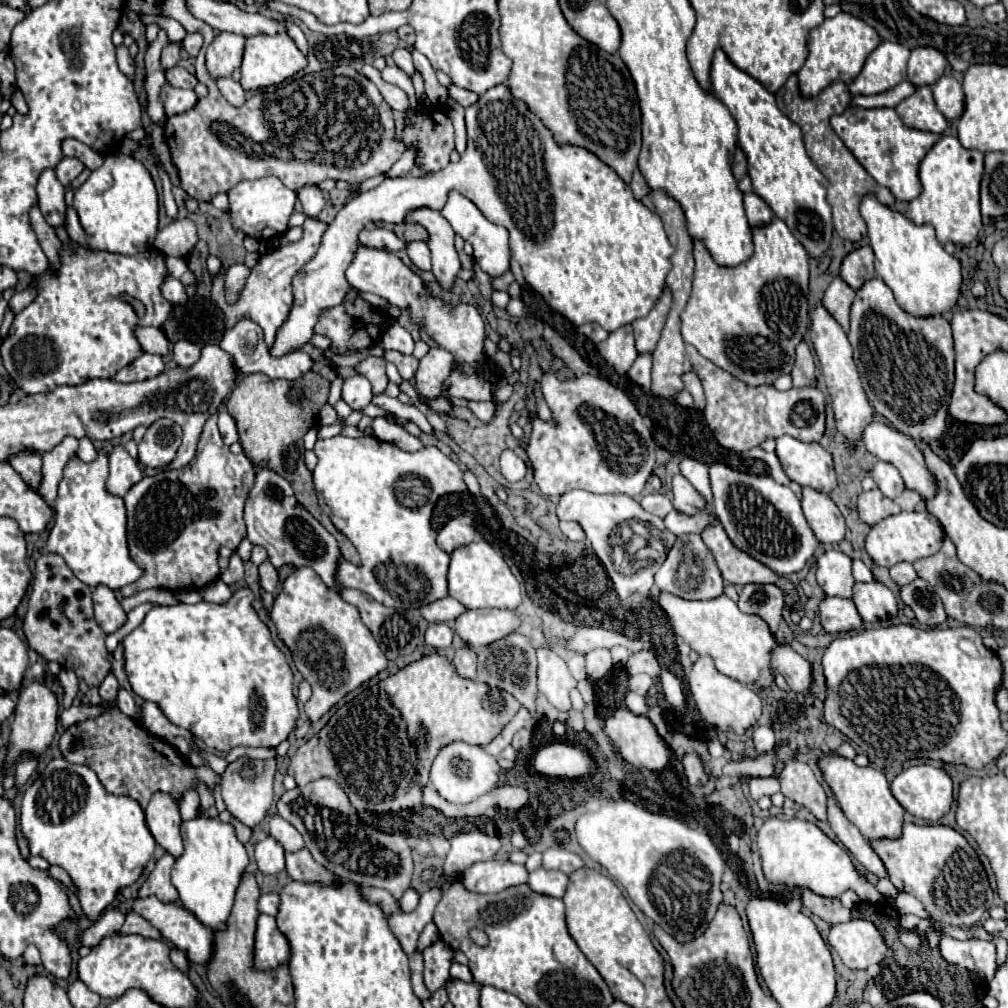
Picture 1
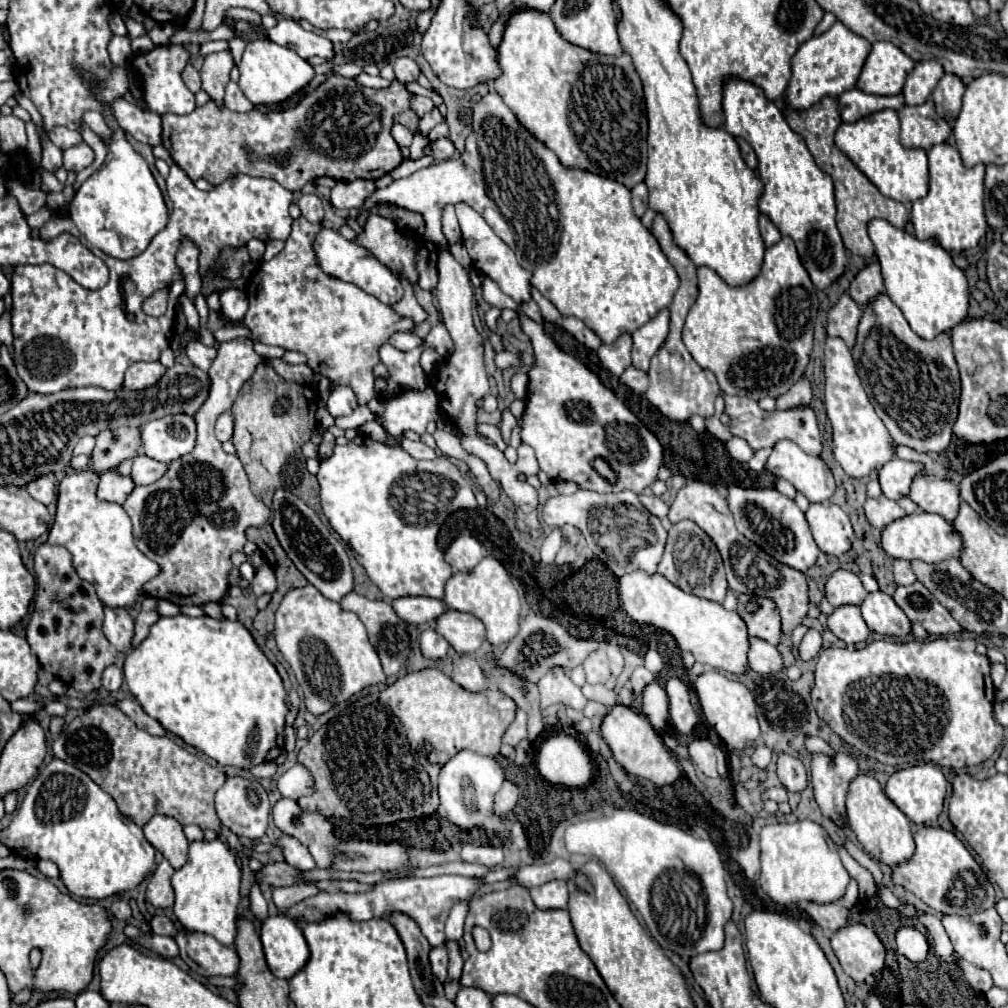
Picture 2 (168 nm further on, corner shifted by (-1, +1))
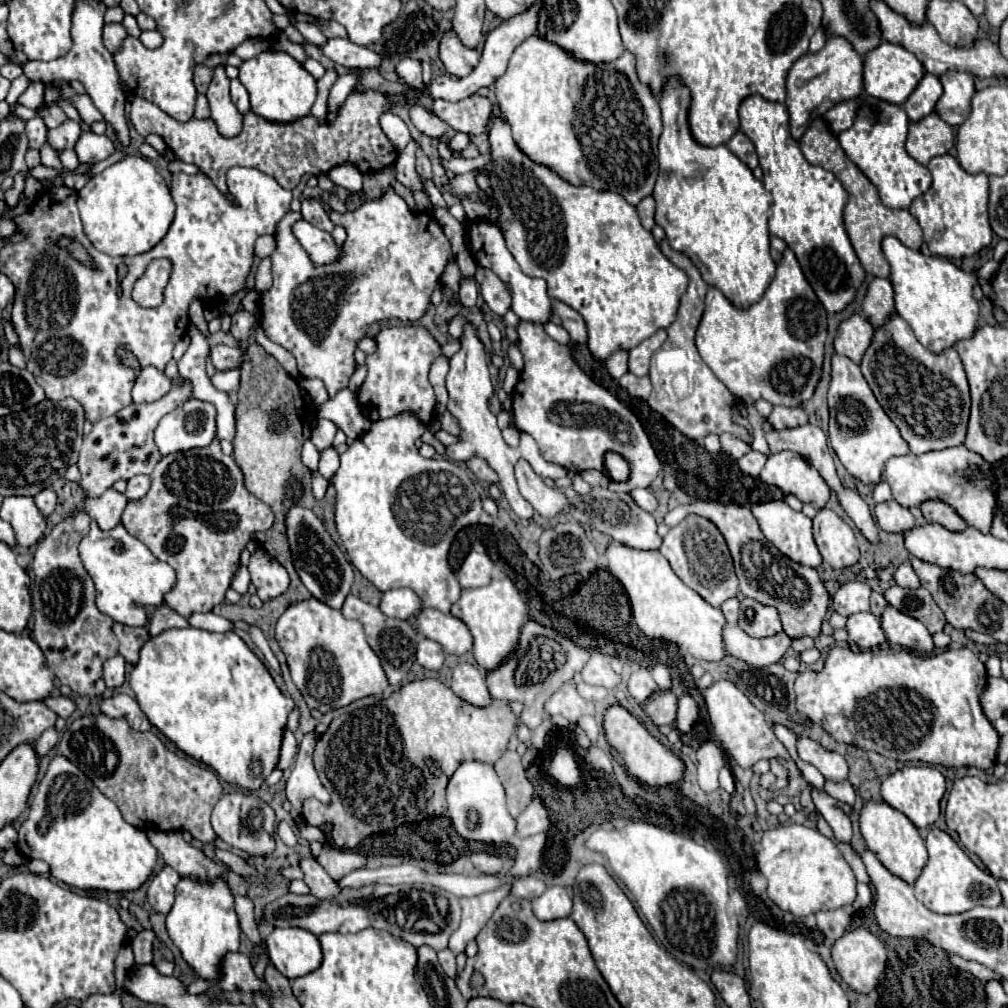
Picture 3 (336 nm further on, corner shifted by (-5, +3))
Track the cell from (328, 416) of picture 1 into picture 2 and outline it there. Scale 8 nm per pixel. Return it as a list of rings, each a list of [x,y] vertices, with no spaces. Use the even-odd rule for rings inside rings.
[[[323,435],[321,443],[319,443],[319,461],[323,461],[323,459],[331,457],[333,447],[335,447],[335,437],[333,437],[333,435],[329,435],[329,437],[325,437],[325,435]]]

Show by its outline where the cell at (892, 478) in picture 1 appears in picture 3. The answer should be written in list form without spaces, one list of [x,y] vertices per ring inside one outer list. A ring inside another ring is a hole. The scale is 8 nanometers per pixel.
[[[959,445],[943,451],[929,451],[923,455],[891,457],[885,463],[885,481],[889,483],[893,499],[899,505],[919,507],[927,499],[941,499],[949,503],[967,521],[967,525],[989,533],[996,497],[990,490],[992,479],[986,474],[992,472],[991,467],[979,454],[968,450],[965,445]],[[975,473],[976,477],[973,477]],[[979,497],[987,497],[985,503],[981,503]]]

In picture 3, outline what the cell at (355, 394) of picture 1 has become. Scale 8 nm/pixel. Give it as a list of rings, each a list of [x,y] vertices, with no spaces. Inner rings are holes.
[[[347,387],[319,407],[319,417],[333,421],[351,439],[365,435],[371,427],[369,417],[365,417],[361,405],[357,405],[357,393]]]

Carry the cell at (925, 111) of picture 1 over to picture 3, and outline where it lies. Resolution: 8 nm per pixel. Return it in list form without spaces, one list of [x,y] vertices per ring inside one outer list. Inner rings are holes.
[[[929,113],[921,121],[909,123],[909,135],[905,149],[907,153],[927,165],[933,157],[945,155],[955,143],[955,133],[949,123],[945,123],[937,113]]]

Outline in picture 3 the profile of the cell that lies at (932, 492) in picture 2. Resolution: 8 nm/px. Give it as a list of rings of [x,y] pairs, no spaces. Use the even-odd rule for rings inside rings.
[[[925,501],[919,507],[923,511],[923,517],[931,523],[941,523],[943,527],[951,529],[951,531],[963,531],[967,529],[965,521],[961,521],[961,517],[957,517],[957,513],[953,513],[951,505],[945,505],[943,501]]]

